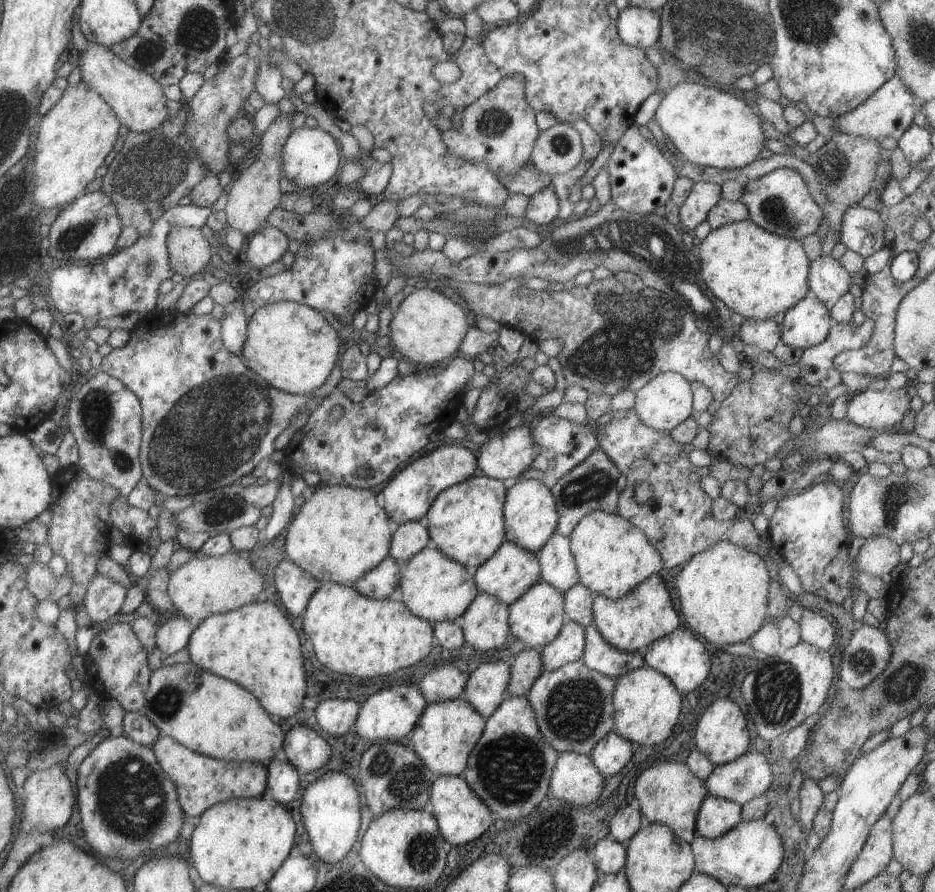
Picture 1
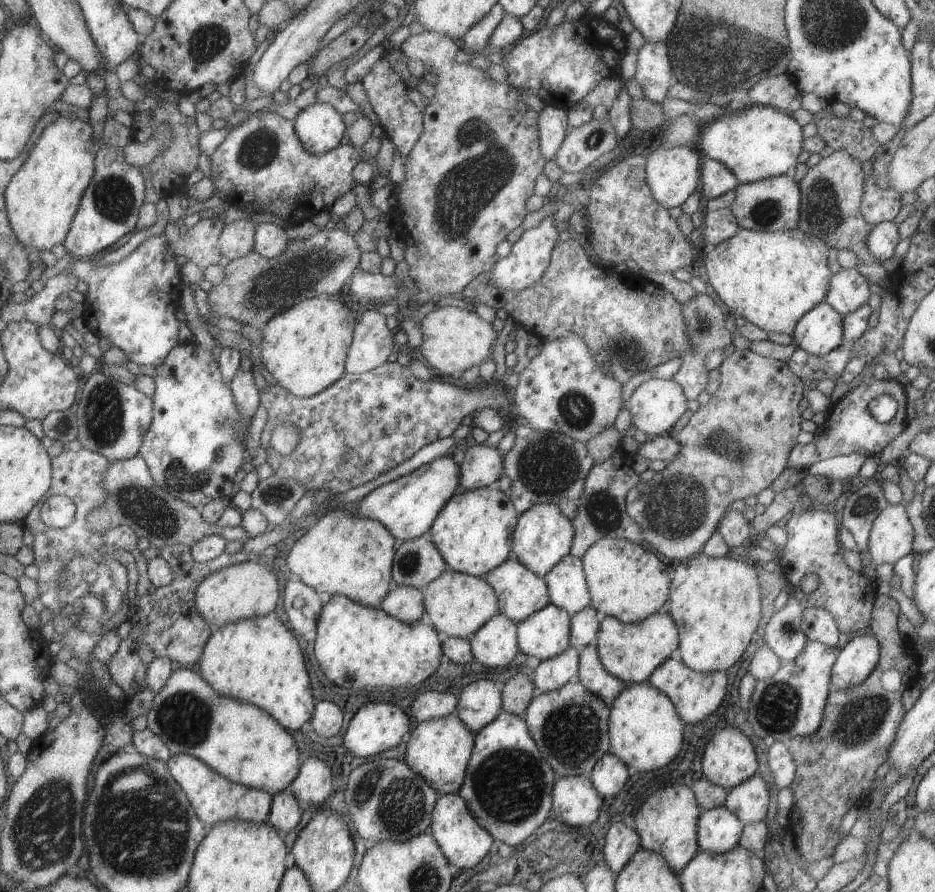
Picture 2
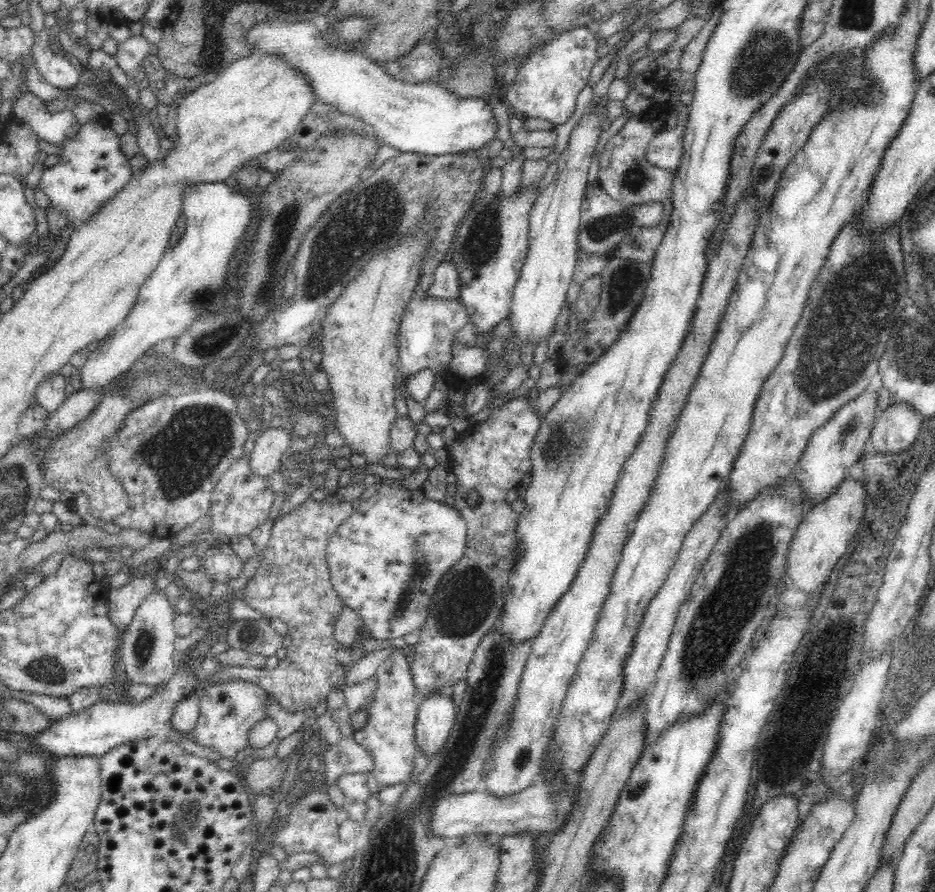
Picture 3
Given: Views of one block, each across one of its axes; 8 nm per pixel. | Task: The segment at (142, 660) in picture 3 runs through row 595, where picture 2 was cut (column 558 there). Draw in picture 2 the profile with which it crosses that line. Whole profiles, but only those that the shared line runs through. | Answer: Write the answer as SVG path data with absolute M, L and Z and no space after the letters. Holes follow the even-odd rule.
M592 119L565 135L556 156L551 160L556 162L563 173L581 172L618 142L613 134L613 126L607 119L601 122Z

